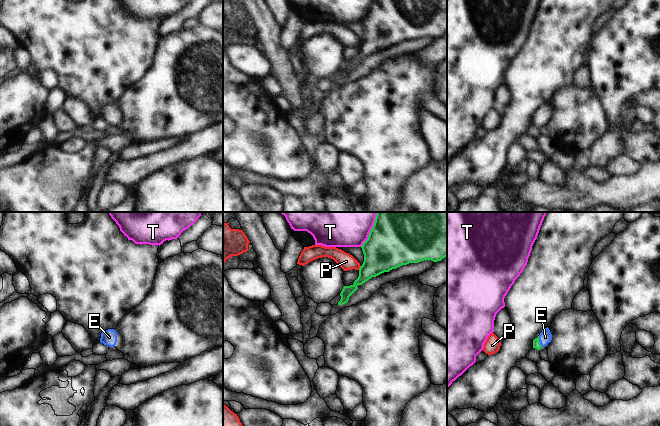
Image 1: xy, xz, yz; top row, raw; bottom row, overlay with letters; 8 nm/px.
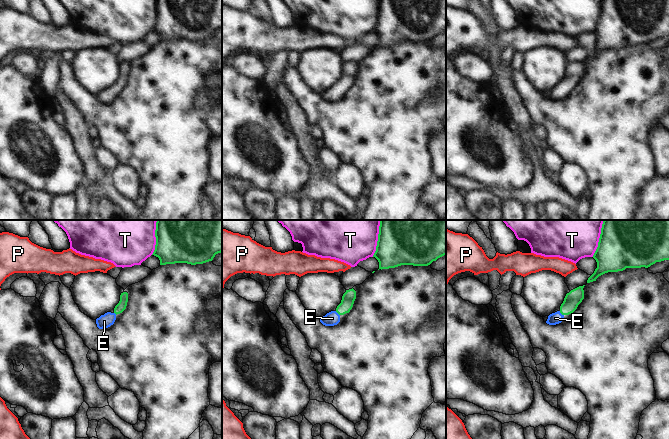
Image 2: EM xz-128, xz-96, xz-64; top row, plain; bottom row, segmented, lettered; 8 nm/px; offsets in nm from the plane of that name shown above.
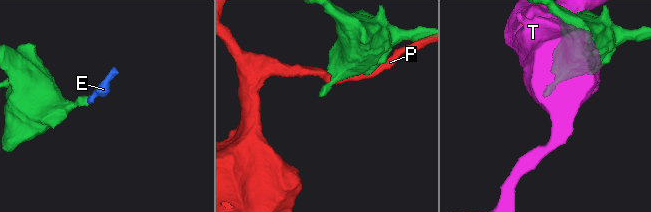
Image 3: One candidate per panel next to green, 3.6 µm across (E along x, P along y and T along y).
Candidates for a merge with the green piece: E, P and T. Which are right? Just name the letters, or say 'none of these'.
E

